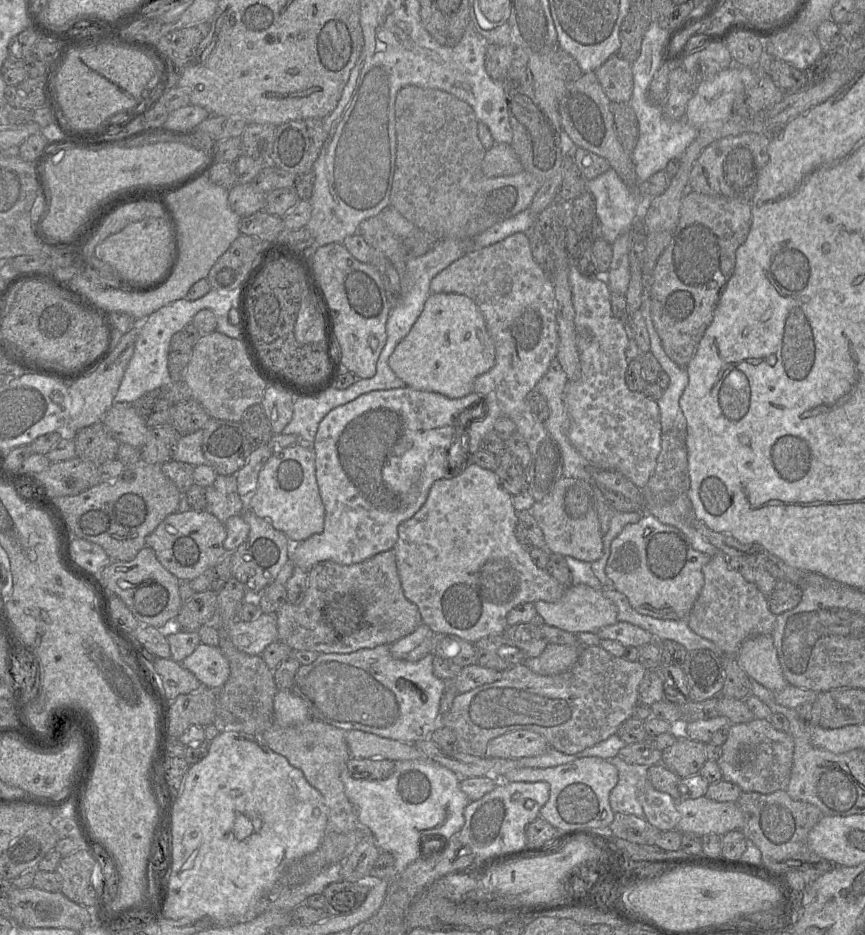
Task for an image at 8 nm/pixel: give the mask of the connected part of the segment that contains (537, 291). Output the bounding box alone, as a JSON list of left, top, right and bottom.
[430,232,563,502]

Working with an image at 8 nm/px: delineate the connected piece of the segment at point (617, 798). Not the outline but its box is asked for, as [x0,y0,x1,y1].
[606,756,647,819]

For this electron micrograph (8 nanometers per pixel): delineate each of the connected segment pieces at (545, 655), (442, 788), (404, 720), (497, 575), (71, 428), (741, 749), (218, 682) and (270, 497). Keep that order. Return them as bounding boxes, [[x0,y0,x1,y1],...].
[[524,644,581,676],[342,760,470,877],[291,645,445,743],[393,463,565,644],[57,322,139,434],[716,719,794,794],[181,643,230,693],[242,443,325,542]]

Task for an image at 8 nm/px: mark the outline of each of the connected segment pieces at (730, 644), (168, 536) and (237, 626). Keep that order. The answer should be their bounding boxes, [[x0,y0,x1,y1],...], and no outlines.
[[687,551,776,655],[145,509,227,581],[228,613,278,655]]

